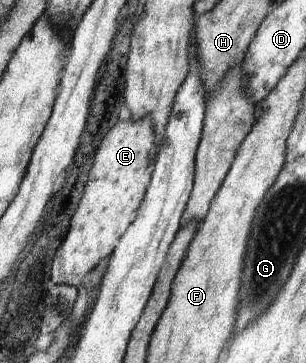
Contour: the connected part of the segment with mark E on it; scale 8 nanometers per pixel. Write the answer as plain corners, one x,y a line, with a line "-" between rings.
150,115
140,121
119,121
104,135
94,152
82,197
70,217
68,229
49,267
51,282
77,287
86,275
108,257
138,211
150,181
153,157
157,153

